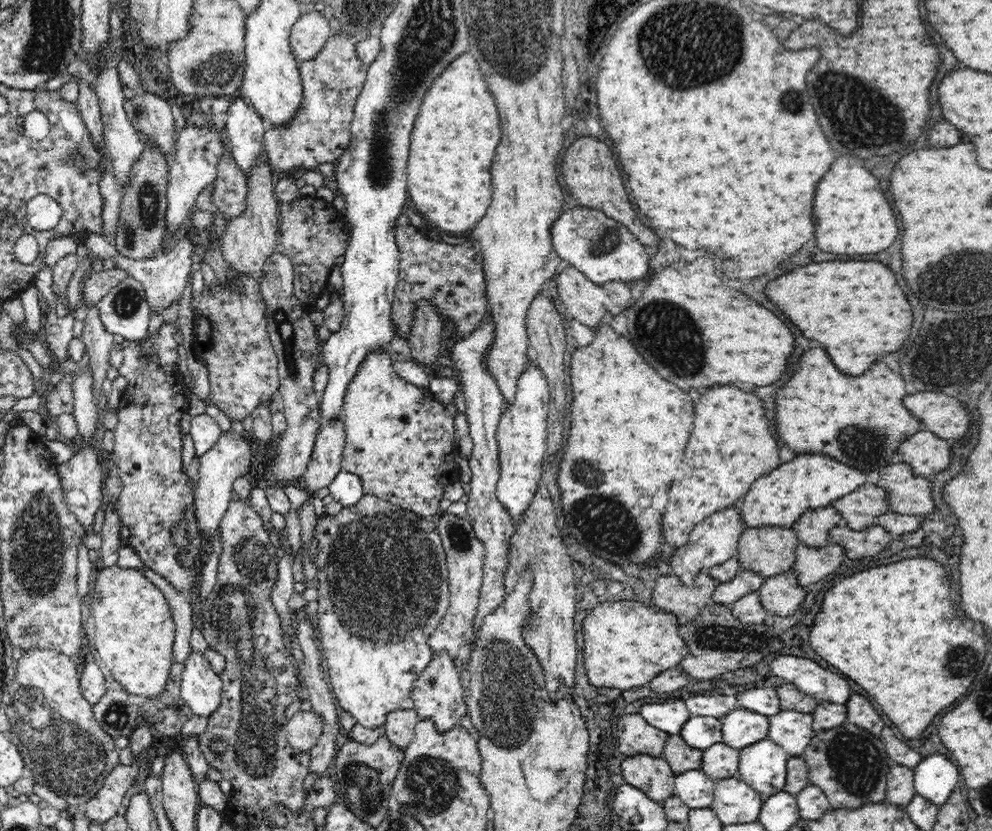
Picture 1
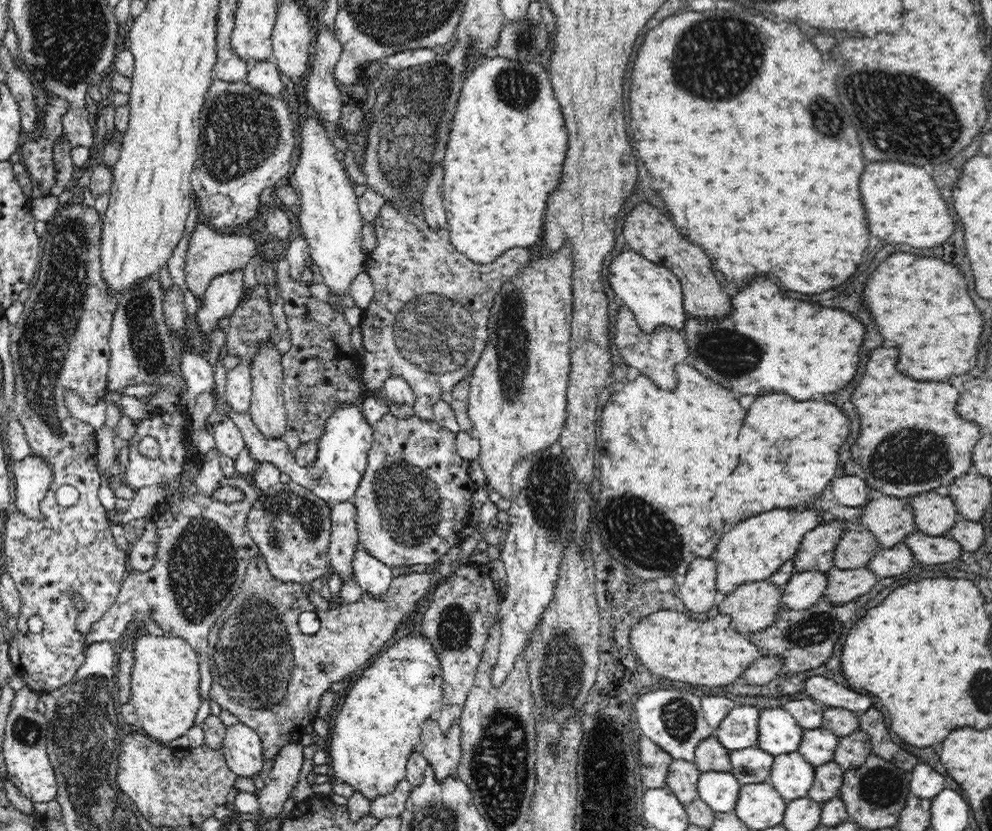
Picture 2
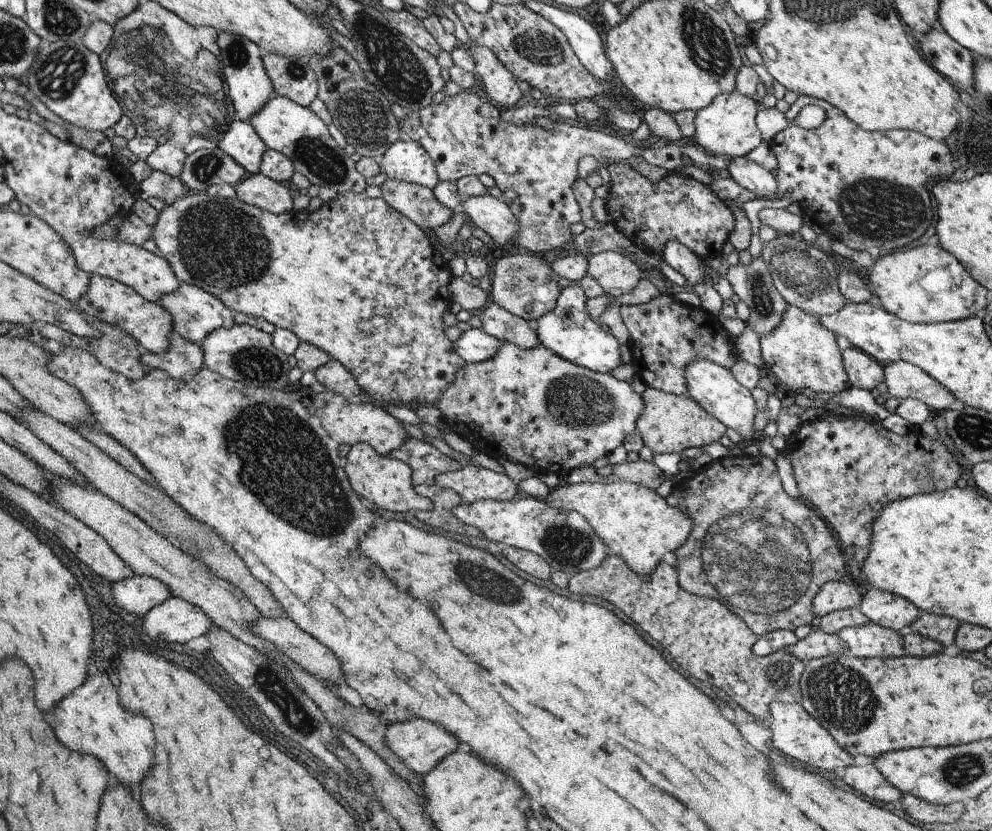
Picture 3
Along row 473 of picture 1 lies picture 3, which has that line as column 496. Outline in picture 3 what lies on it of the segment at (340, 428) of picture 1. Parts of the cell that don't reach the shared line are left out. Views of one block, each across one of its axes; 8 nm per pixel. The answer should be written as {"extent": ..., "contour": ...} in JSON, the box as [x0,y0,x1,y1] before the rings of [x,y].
{"extent":[477,302,540,348],"contour":[[[490,302],[477,314],[482,322],[481,329],[502,343],[516,344],[522,348],[540,346],[533,323],[500,308],[498,304]]]}

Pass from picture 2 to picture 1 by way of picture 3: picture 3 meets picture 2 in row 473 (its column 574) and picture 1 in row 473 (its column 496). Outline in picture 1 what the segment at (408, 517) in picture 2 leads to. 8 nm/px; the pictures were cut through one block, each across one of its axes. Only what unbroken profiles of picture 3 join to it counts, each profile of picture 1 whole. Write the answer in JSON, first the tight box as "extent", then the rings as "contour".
{"extent":[341,349,459,522],"contour":[[[378,349],[374,353],[367,355],[362,365],[359,366],[358,373],[355,374],[354,379],[348,386],[341,413],[341,420],[342,423],[344,423],[346,434],[341,470],[359,476],[366,495],[376,495],[378,498],[383,498],[395,506],[400,506],[418,516],[424,517],[428,522],[435,522],[436,518],[440,516],[438,504],[440,504],[440,500],[443,498],[444,489],[448,484],[458,479],[457,473],[459,468],[455,458],[459,456],[459,451],[456,438],[454,437],[454,418],[452,415],[448,414],[446,405],[444,405],[443,402],[438,402],[433,399],[431,392],[427,388],[420,389],[398,377],[398,374],[394,371],[393,364],[391,353],[388,352],[388,349]]]}

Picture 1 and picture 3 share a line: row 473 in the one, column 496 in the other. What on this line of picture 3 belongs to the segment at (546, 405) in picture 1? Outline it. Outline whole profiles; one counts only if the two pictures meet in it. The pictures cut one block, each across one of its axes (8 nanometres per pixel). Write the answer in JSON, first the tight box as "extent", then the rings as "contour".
{"extent":[454,495,610,577],"contour":[[[519,495],[507,501],[486,499],[463,502],[454,508],[454,516],[482,532],[488,540],[538,554],[550,564],[553,571],[565,572],[569,577],[602,566],[610,554],[602,538],[582,514],[550,508],[544,500],[537,500],[536,497]]]}

